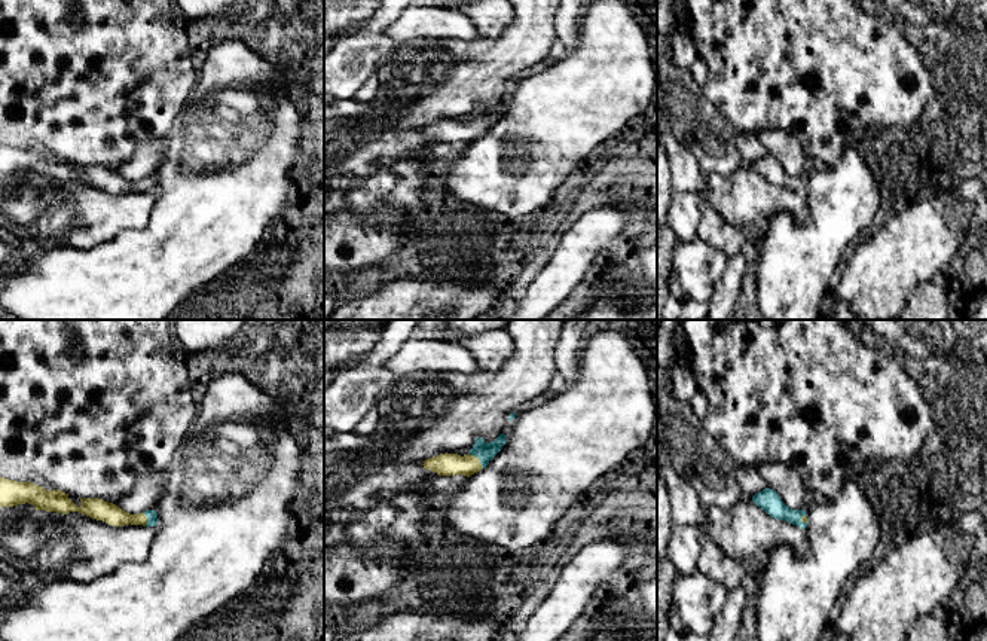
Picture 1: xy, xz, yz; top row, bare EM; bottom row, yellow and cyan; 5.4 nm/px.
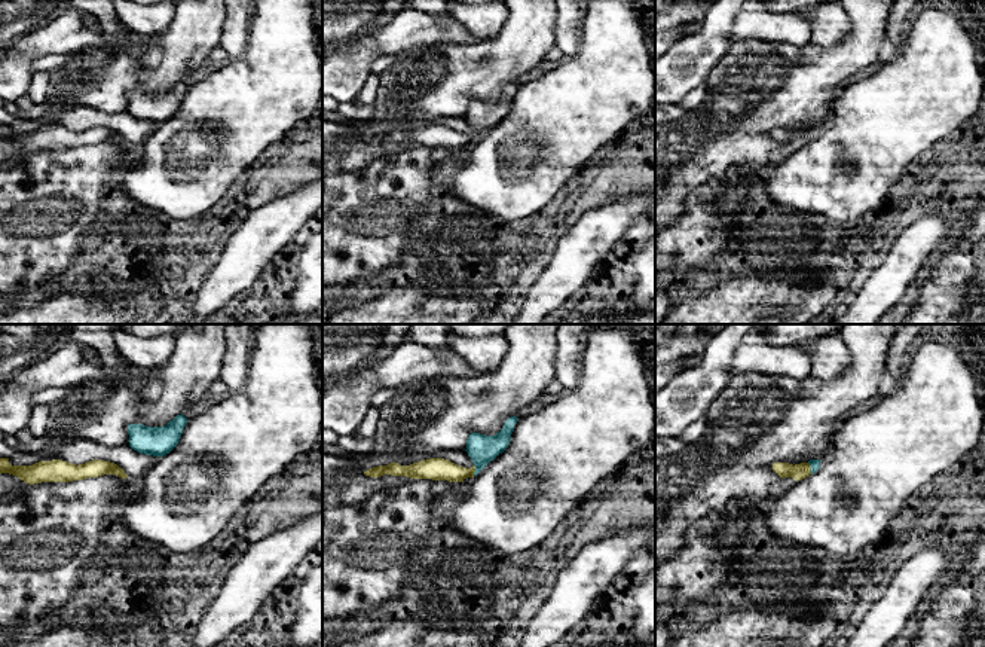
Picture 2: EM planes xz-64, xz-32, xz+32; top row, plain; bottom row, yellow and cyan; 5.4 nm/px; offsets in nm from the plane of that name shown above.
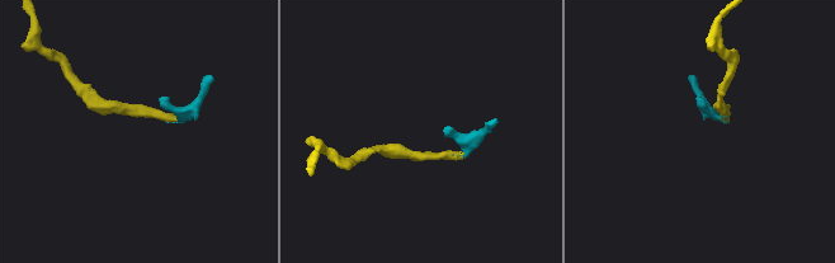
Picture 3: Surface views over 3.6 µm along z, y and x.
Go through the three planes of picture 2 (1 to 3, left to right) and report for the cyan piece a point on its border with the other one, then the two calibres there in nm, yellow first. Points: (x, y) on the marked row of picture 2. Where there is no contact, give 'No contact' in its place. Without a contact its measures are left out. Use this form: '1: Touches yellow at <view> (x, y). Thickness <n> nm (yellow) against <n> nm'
1: No contact
2: Touches yellow at xz-32 (474, 470). Thickness 130 nm (yellow) against 150 nm
3: Touches yellow at xz+32 (810, 467). Thickness 90 nm (yellow) against 50 nm

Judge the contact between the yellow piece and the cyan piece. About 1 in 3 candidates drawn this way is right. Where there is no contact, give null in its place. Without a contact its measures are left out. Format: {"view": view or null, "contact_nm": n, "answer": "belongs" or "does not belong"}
{"view": "xz", "contact_nm": 120, "answer": "belongs"}

